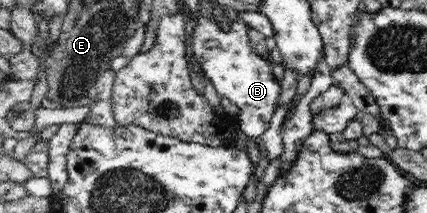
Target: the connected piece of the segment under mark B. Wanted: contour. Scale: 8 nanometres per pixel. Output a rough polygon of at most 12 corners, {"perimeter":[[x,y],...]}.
{"perimeter":[[198,18],[200,75],[238,106],[241,130],[268,130],[283,86],[247,26]]}

